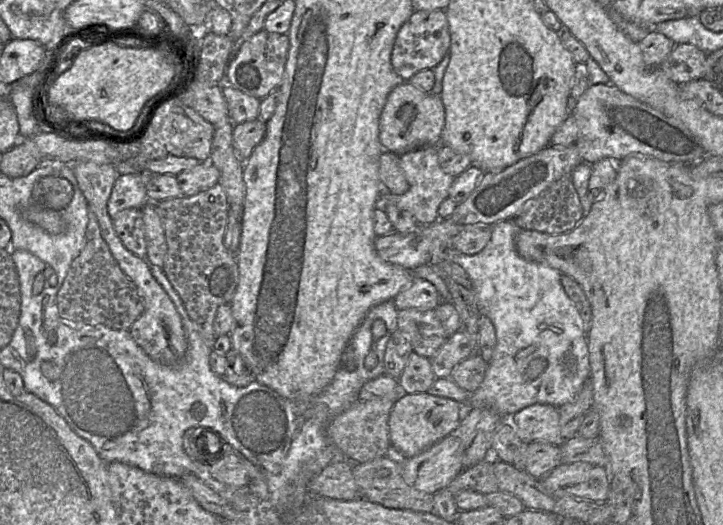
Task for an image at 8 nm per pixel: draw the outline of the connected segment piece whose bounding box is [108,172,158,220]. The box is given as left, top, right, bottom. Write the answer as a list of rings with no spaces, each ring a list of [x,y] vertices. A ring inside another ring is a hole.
[[[141,172],[138,174],[120,175],[116,180],[108,201],[108,213],[111,219],[114,220],[116,215],[123,210],[131,208],[142,208],[150,200],[146,192],[146,184],[149,174],[158,174],[150,172]]]

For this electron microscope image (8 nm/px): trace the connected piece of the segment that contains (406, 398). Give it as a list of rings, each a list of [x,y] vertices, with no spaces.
[[[427,392],[401,394],[388,420],[390,441],[398,458],[405,460],[416,456],[452,434],[465,417],[467,406],[462,404],[456,400],[434,396]]]

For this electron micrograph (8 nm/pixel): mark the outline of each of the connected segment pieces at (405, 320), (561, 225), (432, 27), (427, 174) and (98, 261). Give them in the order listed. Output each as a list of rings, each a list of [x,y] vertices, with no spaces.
[[[435,309],[397,311],[398,329],[404,333],[415,353],[430,359],[447,341],[446,331]]]
[[[567,174],[567,175],[564,175],[562,178],[560,178],[559,180],[557,180],[555,183],[553,183],[548,189],[543,191],[540,195],[538,195],[537,197],[527,201],[524,204],[524,206],[522,207],[522,209],[520,210],[520,212],[514,217],[514,219],[509,219],[509,220],[514,220],[516,225],[519,226],[519,228],[521,228],[521,229],[535,230],[535,231],[555,235],[555,234],[566,233],[570,230],[574,229],[580,223],[580,221],[583,219],[583,217],[584,217],[584,212],[583,212],[583,209],[582,209],[581,200],[580,200],[580,198],[579,198],[579,196],[576,192],[576,189],[574,187],[574,184],[573,184],[573,181],[572,181],[572,174]]]
[[[443,10],[414,11],[397,33],[391,55],[395,72],[409,81],[416,73],[435,68],[450,48],[450,32],[446,13]]]
[[[439,143],[398,155],[399,164],[405,173],[409,188],[401,195],[382,190],[378,207],[382,207],[383,202],[394,203],[398,208],[410,212],[420,225],[436,222],[439,219],[438,208],[443,200],[449,197],[449,189],[455,179],[440,167],[438,152],[441,146],[442,144]]]
[[[89,210],[86,245],[72,262],[71,268],[57,293],[59,317],[83,325],[104,325],[118,330],[129,330],[144,312],[144,300],[135,284],[123,273],[102,238],[95,214]]]

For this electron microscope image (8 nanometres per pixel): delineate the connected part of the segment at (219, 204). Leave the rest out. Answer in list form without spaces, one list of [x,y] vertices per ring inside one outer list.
[[[217,183],[194,196],[157,202],[156,210],[167,242],[162,270],[179,294],[203,341],[213,351],[217,338],[214,332],[217,310],[231,303],[239,281],[237,255],[229,252],[224,245],[228,222],[226,194]]]

